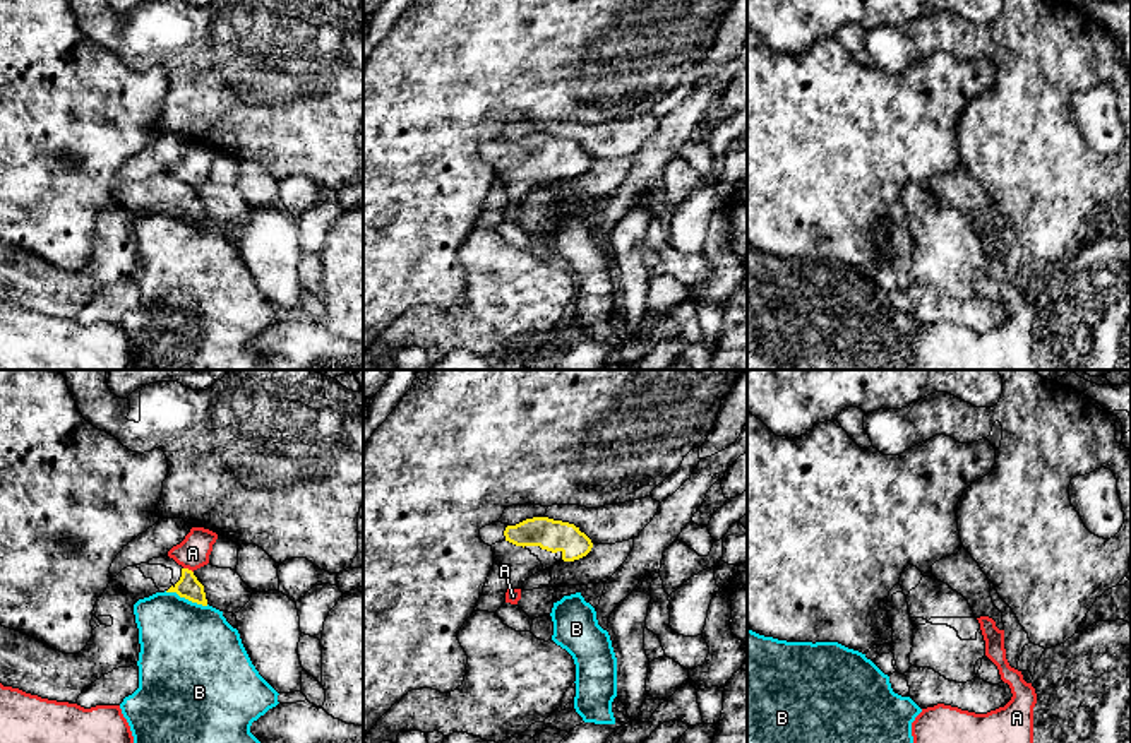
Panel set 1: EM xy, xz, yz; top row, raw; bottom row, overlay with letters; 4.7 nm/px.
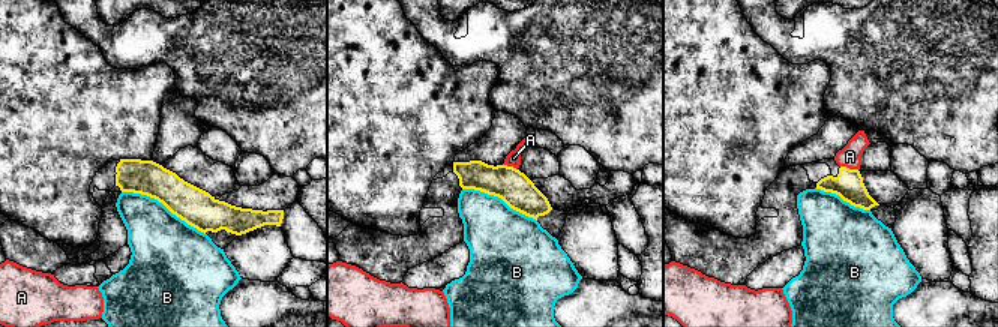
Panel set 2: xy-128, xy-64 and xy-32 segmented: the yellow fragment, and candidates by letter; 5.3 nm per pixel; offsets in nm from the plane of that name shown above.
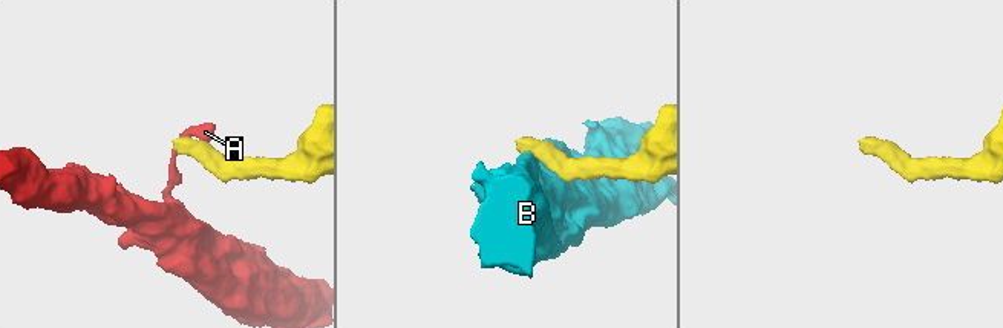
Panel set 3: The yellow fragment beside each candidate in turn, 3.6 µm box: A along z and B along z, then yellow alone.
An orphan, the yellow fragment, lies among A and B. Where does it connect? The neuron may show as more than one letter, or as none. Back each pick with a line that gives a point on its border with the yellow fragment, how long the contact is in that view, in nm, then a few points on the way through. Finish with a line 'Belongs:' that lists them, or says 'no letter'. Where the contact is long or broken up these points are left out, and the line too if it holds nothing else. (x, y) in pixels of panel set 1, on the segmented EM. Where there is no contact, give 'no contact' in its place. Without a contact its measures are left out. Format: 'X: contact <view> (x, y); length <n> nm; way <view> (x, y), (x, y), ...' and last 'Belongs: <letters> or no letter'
Belongs: no letter

